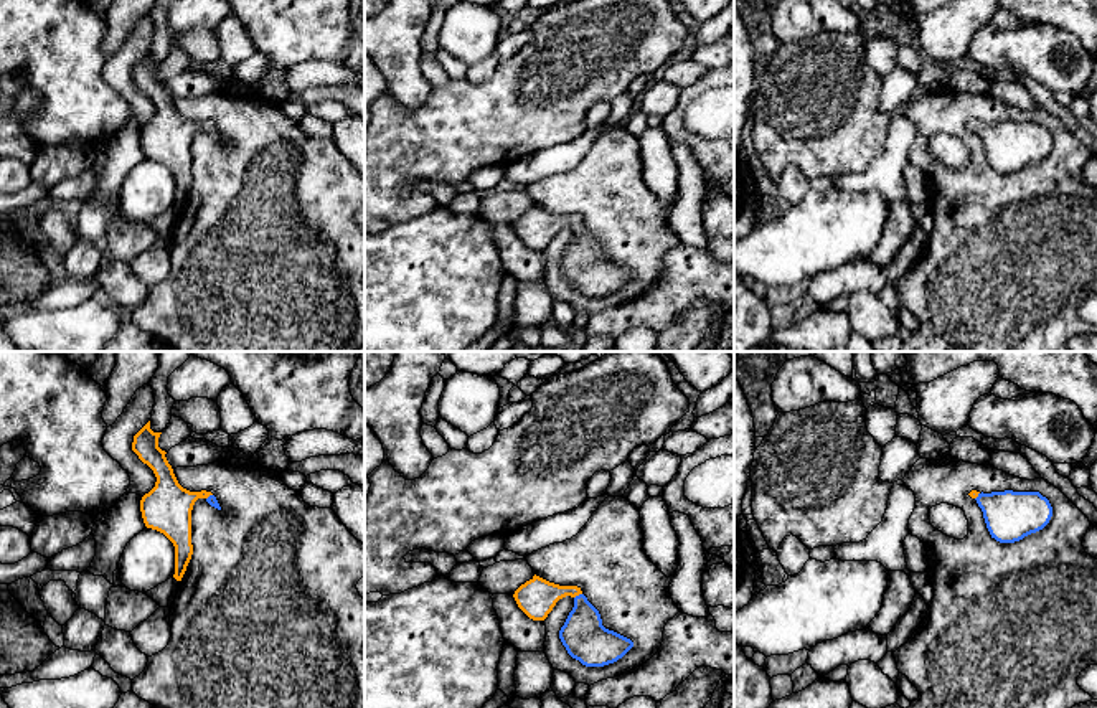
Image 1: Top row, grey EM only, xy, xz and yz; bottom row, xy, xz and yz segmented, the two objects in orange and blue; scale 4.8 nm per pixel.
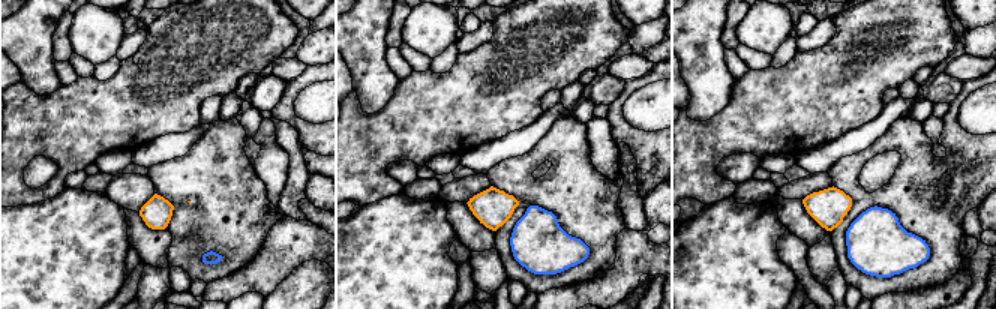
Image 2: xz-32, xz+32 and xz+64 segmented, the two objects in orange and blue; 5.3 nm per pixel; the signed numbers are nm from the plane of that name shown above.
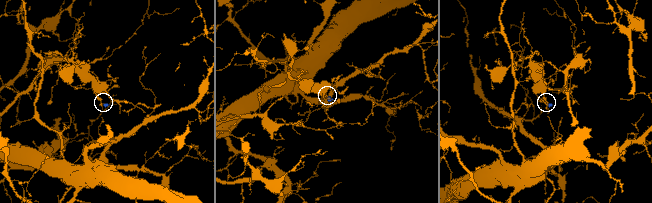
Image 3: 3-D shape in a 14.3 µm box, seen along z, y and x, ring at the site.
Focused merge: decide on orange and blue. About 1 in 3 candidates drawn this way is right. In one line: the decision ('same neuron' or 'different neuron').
same neuron

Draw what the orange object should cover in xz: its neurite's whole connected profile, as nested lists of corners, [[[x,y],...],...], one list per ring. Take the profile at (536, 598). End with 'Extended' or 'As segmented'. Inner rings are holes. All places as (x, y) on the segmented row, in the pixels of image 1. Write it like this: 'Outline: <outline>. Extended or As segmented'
Outline: [[[534,574],[513,594],[518,607],[533,621],[544,621],[566,596],[574,599],[574,607],[559,630],[559,639],[572,658],[586,667],[604,667],[633,647],[630,639],[602,625],[599,611],[577,586],[559,586]]]. Extended

